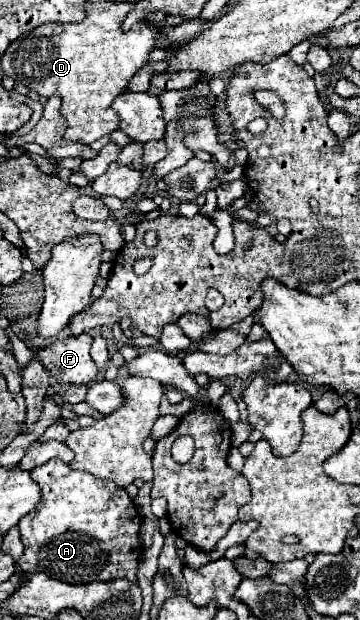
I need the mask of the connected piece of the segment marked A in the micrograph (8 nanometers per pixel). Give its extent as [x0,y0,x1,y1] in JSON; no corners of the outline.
[18,459,142,583]

